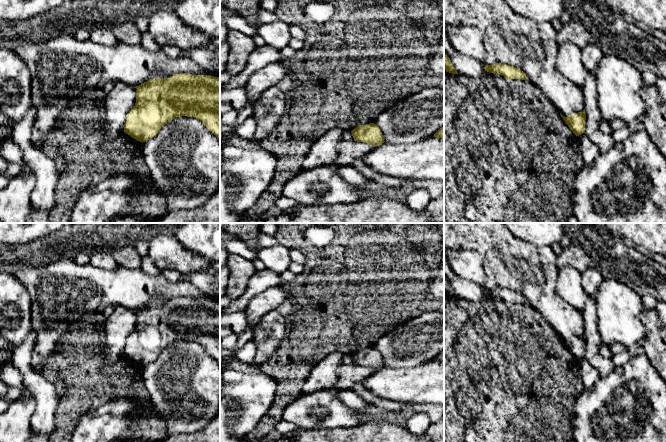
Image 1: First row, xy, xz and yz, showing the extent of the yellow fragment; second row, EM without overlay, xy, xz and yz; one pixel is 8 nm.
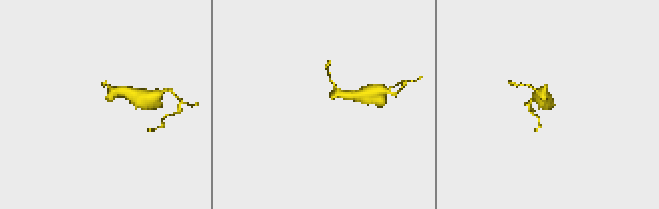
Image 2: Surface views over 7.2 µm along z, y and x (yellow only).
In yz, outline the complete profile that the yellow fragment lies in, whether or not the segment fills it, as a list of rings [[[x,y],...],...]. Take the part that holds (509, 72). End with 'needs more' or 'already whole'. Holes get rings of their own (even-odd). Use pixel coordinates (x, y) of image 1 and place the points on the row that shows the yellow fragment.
[[[496,63],[494,65],[486,64],[484,69],[485,71],[496,74],[496,75],[500,74],[507,80],[509,79],[527,80],[528,79],[528,77],[523,71],[510,65],[504,65],[500,63]]] | already whole

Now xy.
[[[180,73],[136,86],[135,106],[126,115],[124,132],[140,142],[153,138],[175,117],[194,117],[220,139],[220,77]]] | already whole

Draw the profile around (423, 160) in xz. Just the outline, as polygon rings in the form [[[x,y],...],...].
[[[431,137],[404,145],[384,142],[365,154],[363,162],[380,175],[444,182],[444,139]]]

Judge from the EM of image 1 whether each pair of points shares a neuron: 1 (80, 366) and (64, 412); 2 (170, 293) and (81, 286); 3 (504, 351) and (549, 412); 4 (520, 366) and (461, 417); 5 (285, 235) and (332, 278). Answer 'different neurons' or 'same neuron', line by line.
1: same neuron
2: same neuron
3: same neuron
4: same neuron
5: same neuron

